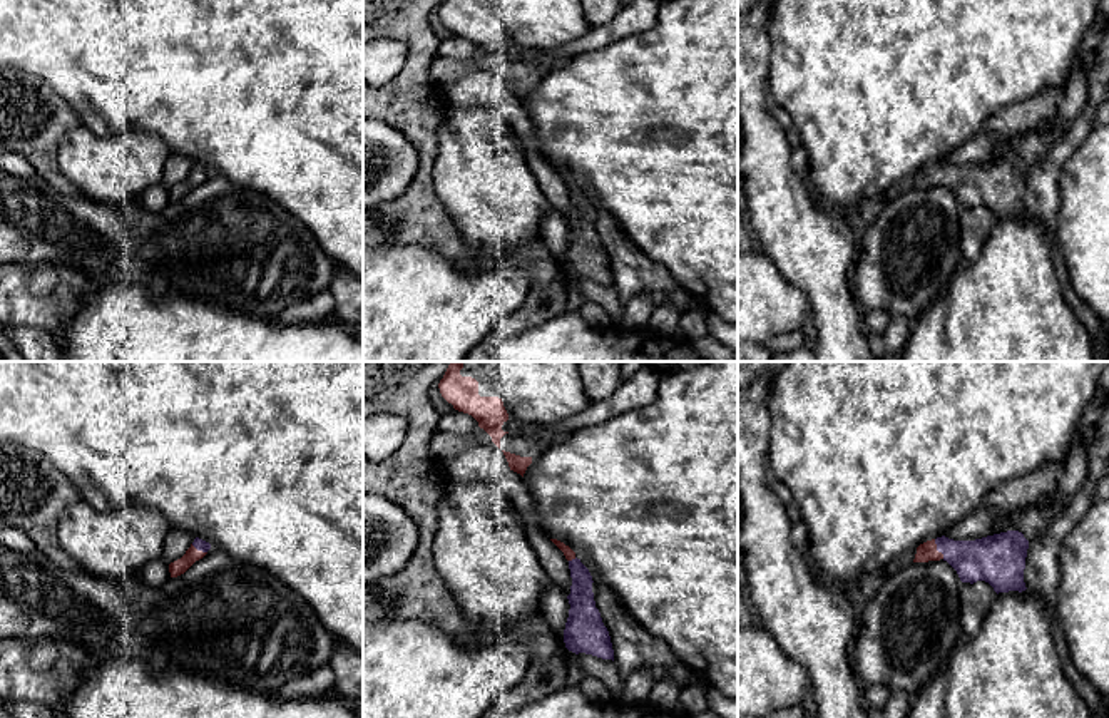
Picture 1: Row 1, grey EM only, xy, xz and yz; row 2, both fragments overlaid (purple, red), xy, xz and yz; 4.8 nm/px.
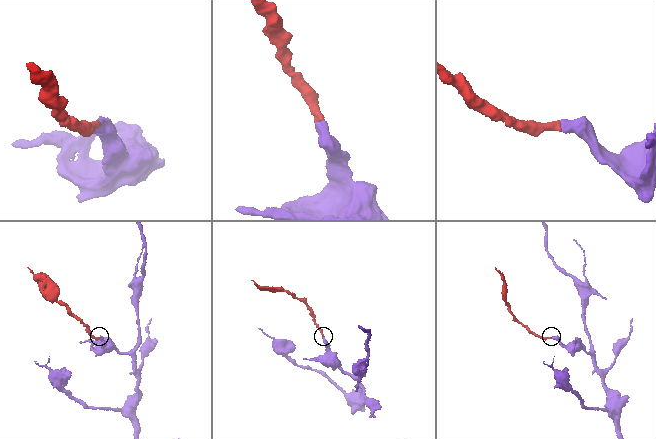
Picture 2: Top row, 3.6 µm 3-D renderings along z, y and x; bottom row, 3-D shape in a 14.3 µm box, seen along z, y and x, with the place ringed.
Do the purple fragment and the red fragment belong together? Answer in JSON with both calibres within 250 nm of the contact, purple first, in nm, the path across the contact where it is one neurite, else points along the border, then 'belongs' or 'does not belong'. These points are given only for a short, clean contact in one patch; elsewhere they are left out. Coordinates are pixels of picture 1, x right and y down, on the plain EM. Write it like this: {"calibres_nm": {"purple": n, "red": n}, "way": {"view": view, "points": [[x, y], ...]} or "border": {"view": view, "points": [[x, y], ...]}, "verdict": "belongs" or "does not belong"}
{"calibres_nm": {"purple": 220, "red": 90}, "way": {"view": "yz", "points": [[987, 184], [937, 174], [927, 176]]}, "verdict": "belongs"}

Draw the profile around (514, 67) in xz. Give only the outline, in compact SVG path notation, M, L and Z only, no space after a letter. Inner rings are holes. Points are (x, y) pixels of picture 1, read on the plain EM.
M510 55L500 64L500 75L520 82L535 82L540 77L540 67L534 62L525 62L515 55Z

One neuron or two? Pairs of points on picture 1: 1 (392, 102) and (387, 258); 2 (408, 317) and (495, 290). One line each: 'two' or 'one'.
1: two
2: one

